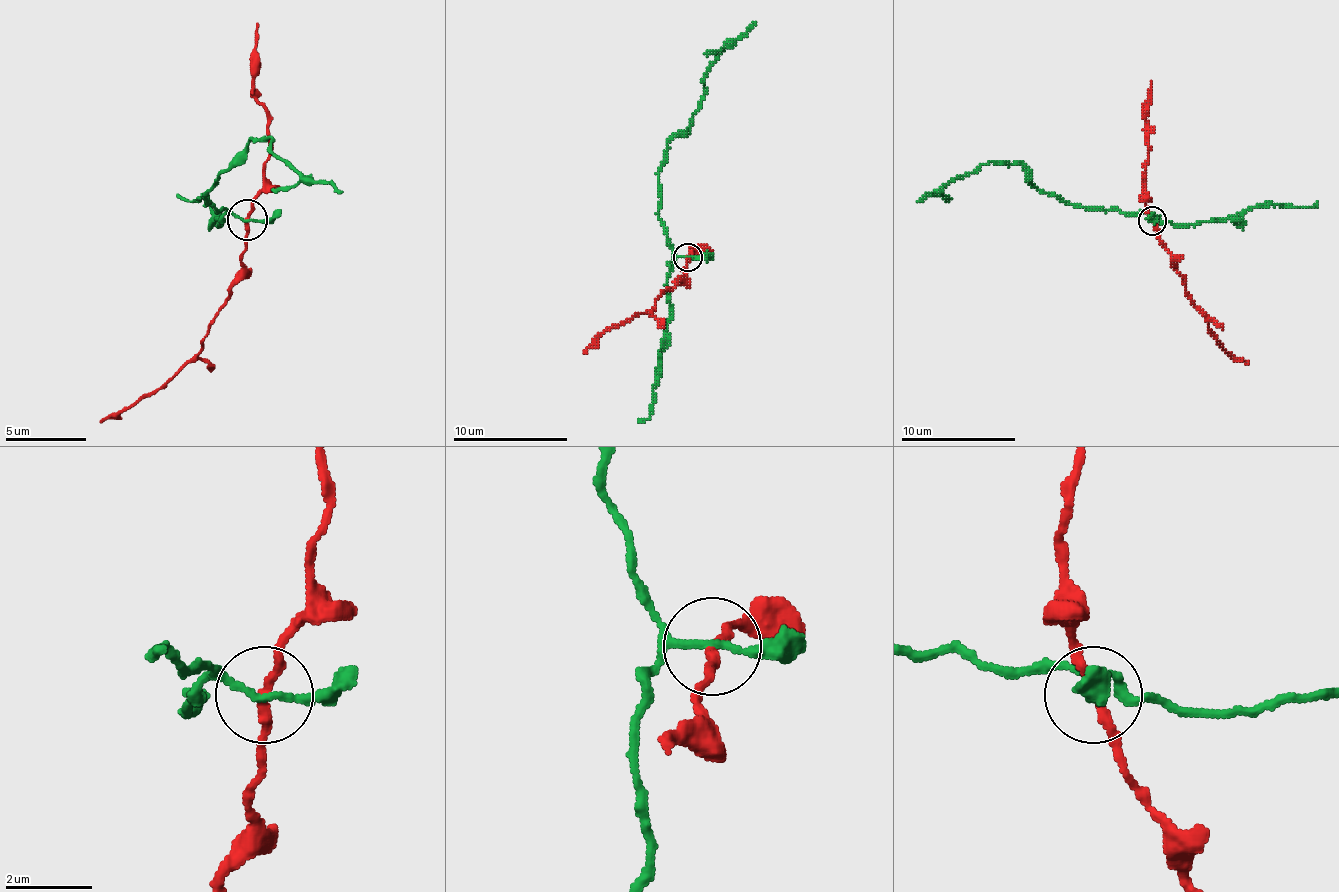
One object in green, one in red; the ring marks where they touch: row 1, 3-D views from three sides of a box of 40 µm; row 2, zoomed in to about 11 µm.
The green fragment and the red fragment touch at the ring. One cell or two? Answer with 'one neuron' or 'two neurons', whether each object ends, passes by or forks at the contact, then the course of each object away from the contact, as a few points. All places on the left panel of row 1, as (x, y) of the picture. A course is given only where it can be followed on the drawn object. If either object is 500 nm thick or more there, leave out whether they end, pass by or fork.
two neurons; green passes by; red passes by; green runs (246, 220), (226, 208), (205, 204), (205, 196), (217, 176), (250, 140), (266, 136), (278, 156), (342, 192); red runs (246, 220), (242, 277), (201, 349), (157, 389), (141, 393), (101, 421)

